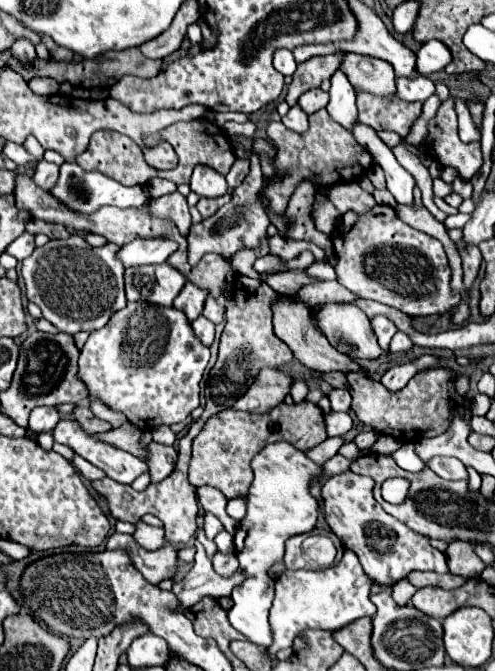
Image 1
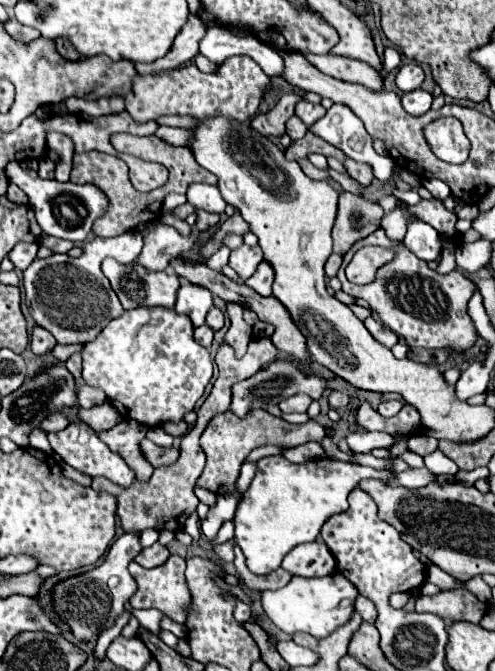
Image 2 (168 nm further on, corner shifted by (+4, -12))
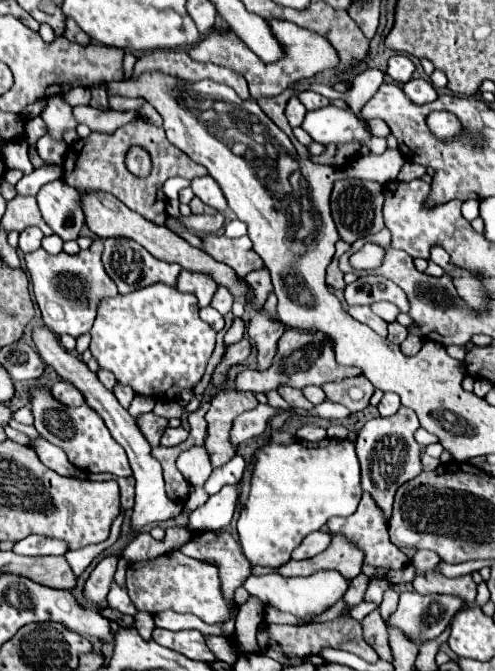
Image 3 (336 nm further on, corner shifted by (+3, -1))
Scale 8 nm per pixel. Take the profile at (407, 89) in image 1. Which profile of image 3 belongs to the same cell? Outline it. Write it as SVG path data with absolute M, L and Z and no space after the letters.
M411 79L403 85L403 91L413 103L419 103L419 105L437 99L437 91L427 79Z

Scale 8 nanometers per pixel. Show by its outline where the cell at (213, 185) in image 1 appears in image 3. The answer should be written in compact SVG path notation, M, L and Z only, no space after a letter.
M205 175L205 177L195 177L191 181L191 189L193 193L203 201L207 203L209 207L217 209L217 211L225 211L227 209L227 201L225 201L225 195L221 191L221 187L217 185L217 181L213 181L213 177Z

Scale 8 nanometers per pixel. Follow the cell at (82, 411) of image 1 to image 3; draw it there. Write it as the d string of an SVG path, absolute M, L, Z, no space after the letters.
M143 413L135 421L137 421L139 431L147 439L147 443L151 447L157 447L159 445L159 439L161 439L161 423L163 423L163 431L165 431L167 429L167 419L161 421L161 417L157 417L155 413Z

